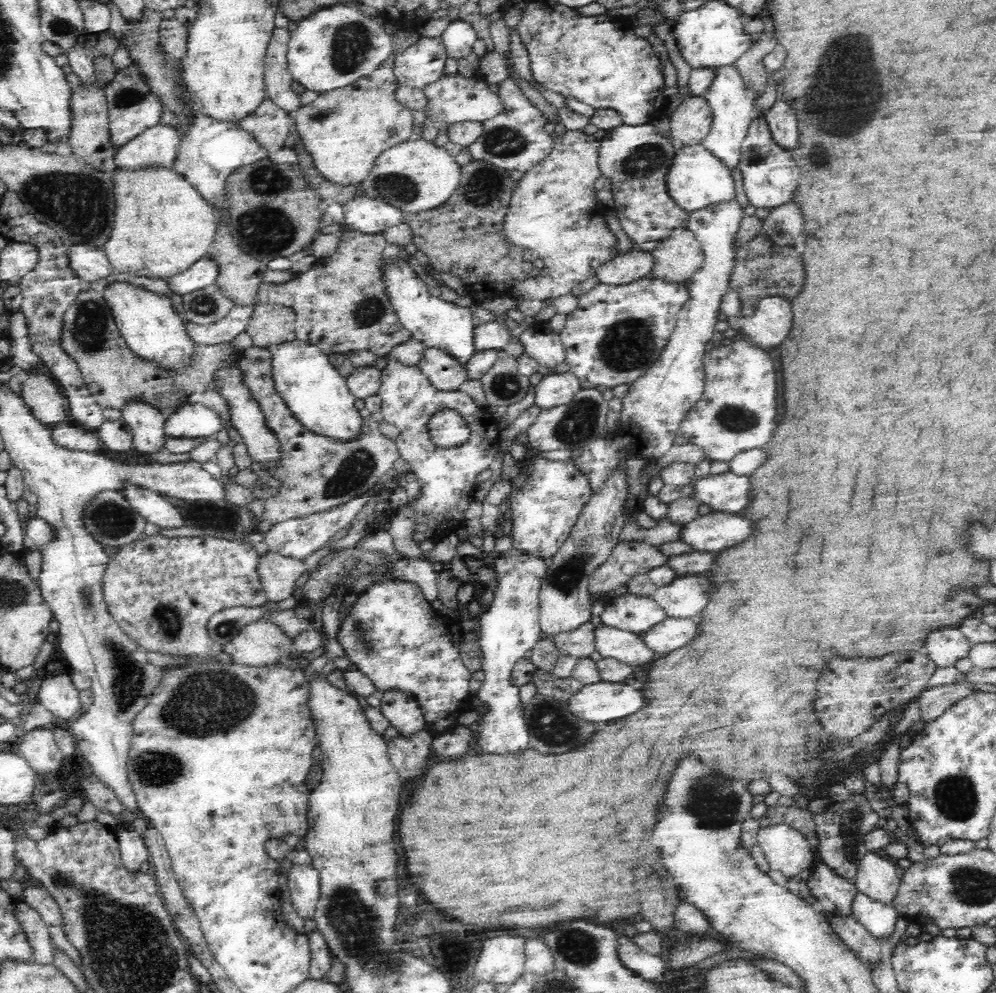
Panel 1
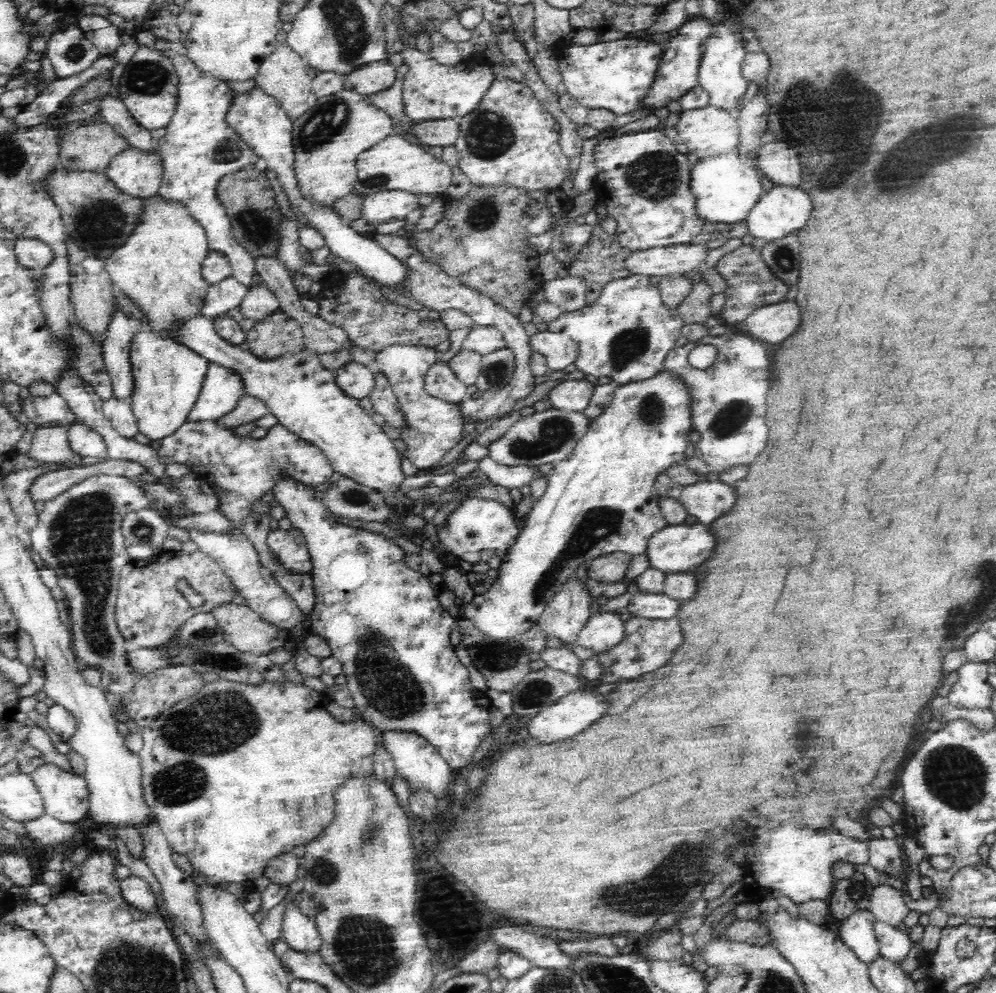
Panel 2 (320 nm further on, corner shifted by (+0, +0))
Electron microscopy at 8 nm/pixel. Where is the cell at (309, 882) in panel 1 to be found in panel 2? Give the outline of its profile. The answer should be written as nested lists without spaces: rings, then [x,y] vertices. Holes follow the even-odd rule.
[[[290,898],[285,904],[281,937],[290,947],[306,952],[315,953],[321,945],[321,936],[314,919],[300,912],[300,905]]]

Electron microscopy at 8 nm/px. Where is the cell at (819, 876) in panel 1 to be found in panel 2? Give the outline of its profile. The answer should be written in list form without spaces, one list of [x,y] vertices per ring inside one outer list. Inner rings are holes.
[[[858,909],[848,914],[844,920],[836,922],[840,928],[840,938],[856,956],[867,965],[879,954],[878,941],[873,934],[873,923],[876,922],[870,910]]]

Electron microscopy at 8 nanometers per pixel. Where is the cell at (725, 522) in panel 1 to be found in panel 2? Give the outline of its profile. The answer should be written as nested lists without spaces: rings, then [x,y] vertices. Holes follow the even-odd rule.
[[[680,524],[666,525],[657,530],[649,540],[648,548],[645,550],[650,567],[660,569],[665,573],[694,572],[701,564],[704,564],[712,556],[716,548],[716,536],[708,525],[704,524]]]

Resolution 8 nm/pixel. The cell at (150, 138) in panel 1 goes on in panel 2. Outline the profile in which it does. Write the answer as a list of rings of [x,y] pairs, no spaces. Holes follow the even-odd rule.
[[[128,147],[112,157],[107,168],[109,180],[126,194],[138,198],[159,194],[164,175],[163,154],[156,149],[145,151]]]

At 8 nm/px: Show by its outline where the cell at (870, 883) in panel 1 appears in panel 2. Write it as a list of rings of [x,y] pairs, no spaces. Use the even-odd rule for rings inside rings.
[[[878,884],[878,886],[872,888],[872,894],[870,894],[867,909],[874,914],[876,920],[886,922],[887,924],[896,927],[905,920],[910,911],[906,902],[904,902],[903,892],[896,890],[894,886],[888,886],[888,884]]]

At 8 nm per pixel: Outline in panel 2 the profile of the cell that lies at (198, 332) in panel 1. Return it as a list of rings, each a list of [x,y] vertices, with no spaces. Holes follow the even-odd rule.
[[[252,286],[238,305],[238,314],[242,320],[258,322],[267,315],[279,310],[279,300],[266,286]]]

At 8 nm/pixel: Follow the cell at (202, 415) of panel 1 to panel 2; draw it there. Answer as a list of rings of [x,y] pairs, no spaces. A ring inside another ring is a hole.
[[[211,362],[201,392],[186,421],[200,423],[218,421],[229,414],[244,393],[240,376]]]

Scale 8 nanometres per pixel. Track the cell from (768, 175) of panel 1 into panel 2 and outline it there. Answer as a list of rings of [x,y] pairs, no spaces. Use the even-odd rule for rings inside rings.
[[[774,183],[770,190],[760,194],[760,198],[757,198],[757,201],[748,211],[745,221],[750,235],[766,242],[782,238],[788,233],[796,234],[797,230],[802,228],[808,220],[810,210],[812,210],[812,200],[810,200],[808,192],[805,192],[798,185]]]

